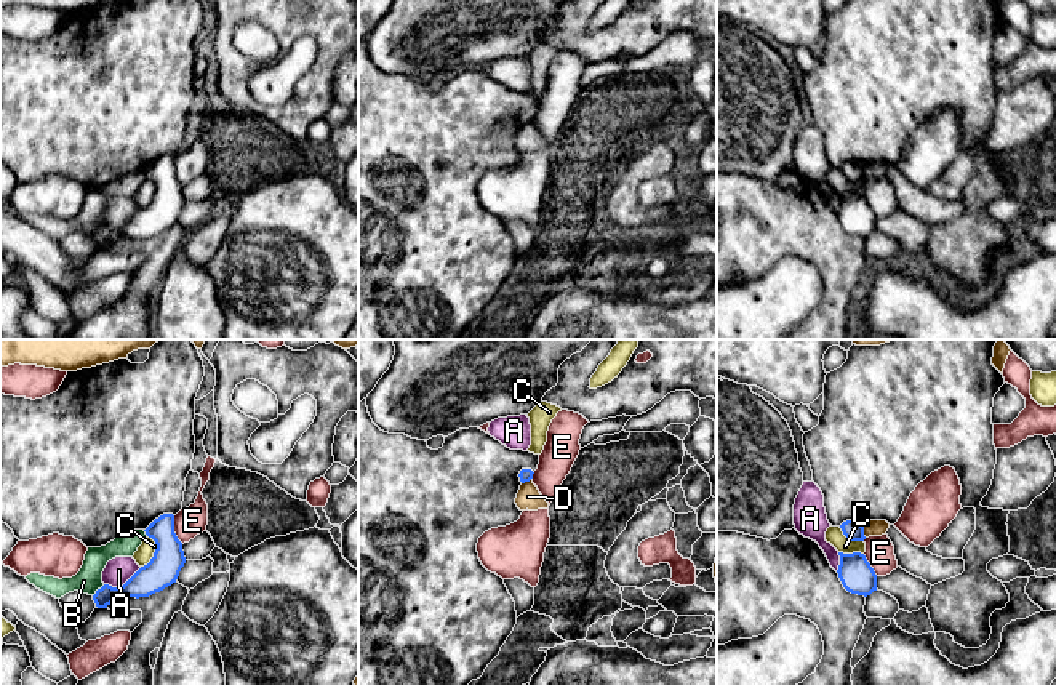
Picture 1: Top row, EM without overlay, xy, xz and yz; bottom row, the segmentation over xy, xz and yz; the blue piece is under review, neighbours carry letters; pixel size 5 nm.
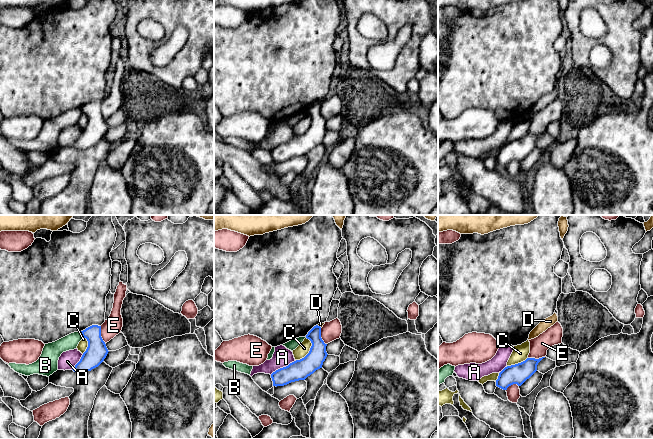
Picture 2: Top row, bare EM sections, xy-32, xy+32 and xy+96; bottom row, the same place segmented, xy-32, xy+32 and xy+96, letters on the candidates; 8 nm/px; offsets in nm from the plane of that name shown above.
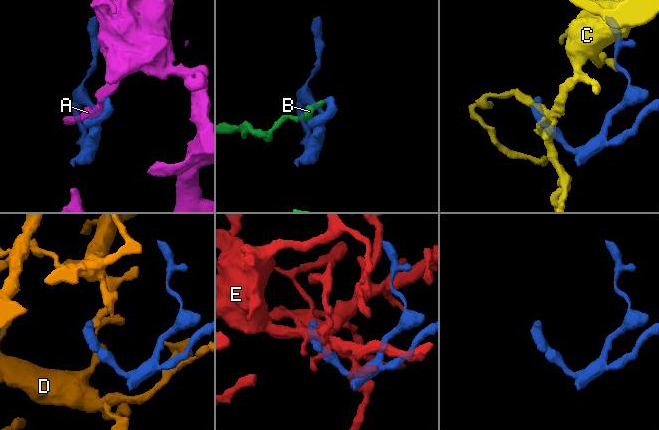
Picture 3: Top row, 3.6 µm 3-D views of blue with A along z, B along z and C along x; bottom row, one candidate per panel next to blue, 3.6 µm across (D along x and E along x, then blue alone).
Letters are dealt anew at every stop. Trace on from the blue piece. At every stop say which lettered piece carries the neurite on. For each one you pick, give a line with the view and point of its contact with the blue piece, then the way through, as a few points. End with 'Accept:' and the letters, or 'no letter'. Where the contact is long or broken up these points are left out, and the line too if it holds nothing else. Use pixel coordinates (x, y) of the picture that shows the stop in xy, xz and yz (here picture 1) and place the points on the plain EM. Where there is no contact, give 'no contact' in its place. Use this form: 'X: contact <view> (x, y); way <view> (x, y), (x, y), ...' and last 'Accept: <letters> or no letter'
Accept: no letter

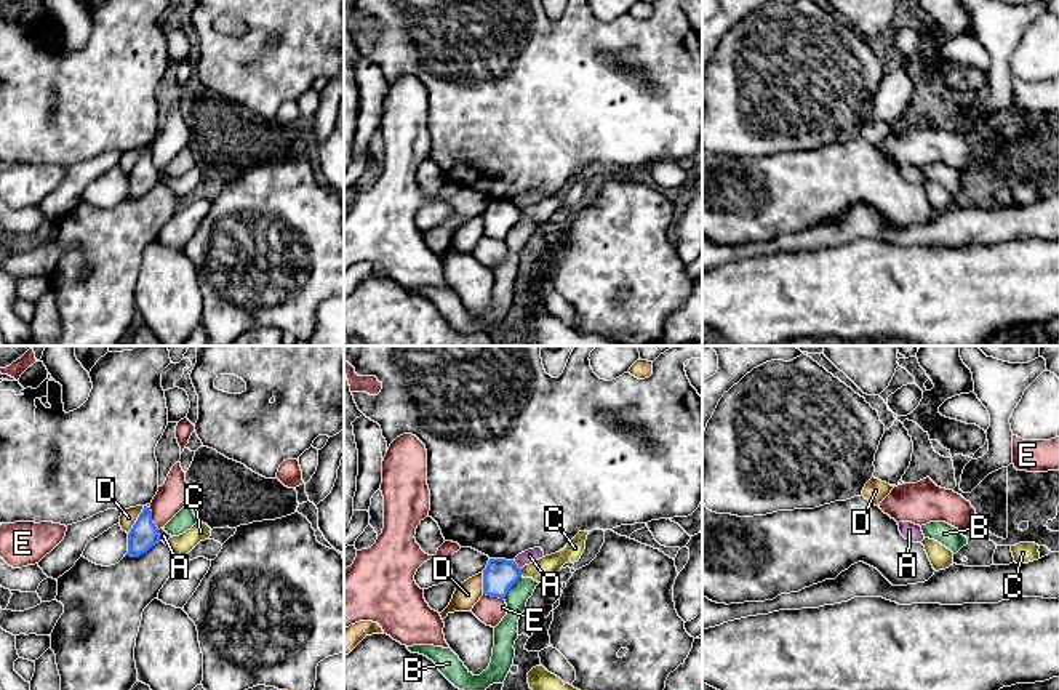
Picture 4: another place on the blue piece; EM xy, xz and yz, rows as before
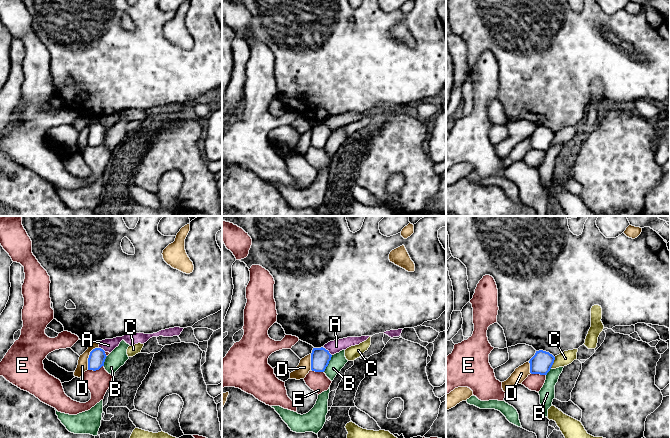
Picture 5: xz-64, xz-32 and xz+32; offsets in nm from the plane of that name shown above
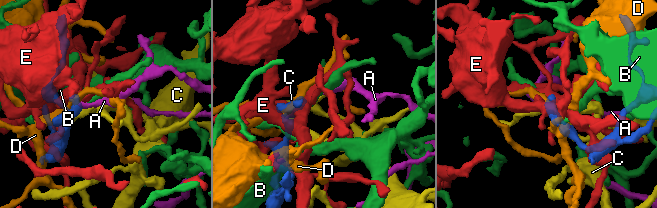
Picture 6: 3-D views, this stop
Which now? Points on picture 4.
Accept: no letter

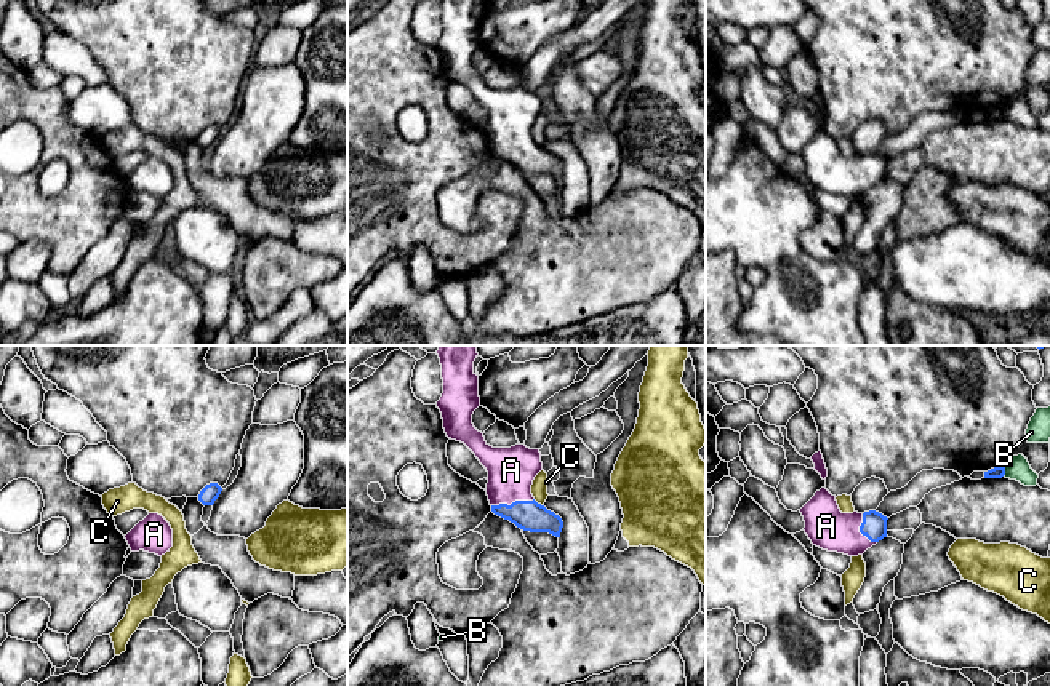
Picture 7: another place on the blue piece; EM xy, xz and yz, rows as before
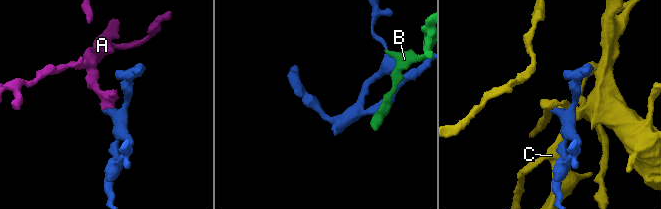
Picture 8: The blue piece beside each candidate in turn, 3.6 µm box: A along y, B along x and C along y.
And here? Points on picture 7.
A: contact xz (512, 144); way xz (529, 157), (512, 144), (511, 112)
Accept: A

